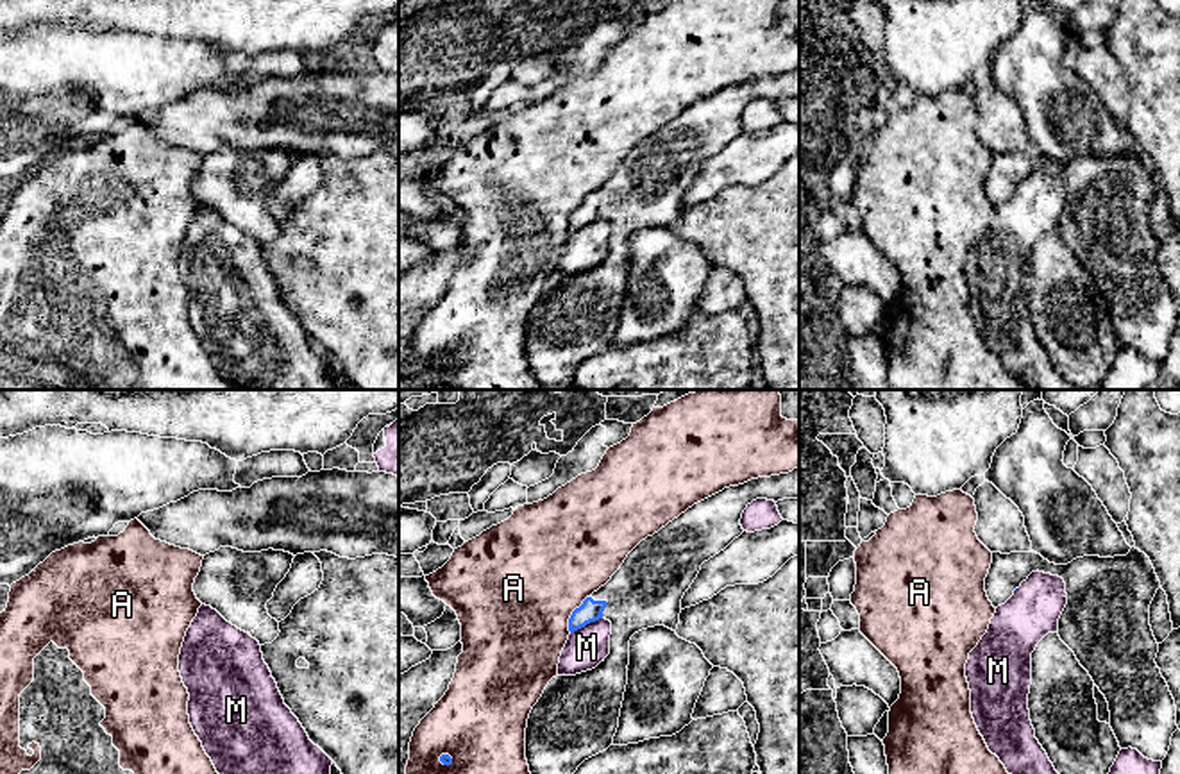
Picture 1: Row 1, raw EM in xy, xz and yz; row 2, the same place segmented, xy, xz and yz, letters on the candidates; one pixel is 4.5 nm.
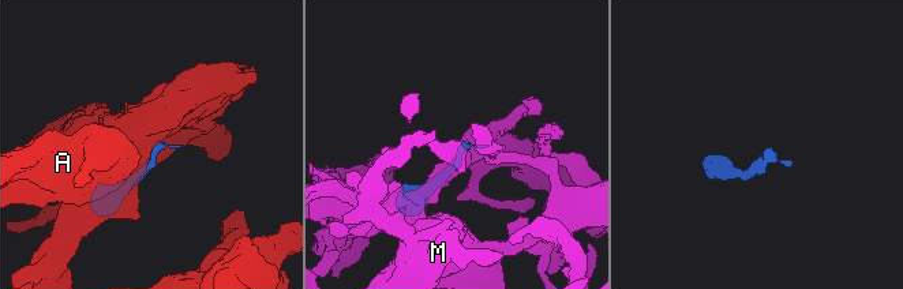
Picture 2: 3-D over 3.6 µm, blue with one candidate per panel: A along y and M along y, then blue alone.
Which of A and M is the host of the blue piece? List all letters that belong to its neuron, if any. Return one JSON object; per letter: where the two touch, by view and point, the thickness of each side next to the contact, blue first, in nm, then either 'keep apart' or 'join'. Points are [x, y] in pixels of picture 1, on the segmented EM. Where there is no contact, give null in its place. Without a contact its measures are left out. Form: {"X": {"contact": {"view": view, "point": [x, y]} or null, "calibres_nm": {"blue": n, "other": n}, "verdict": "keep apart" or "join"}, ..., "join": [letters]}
{"A": {"contact": {"view": "xz", "point": [573, 614]}, "calibres_nm": {"blue": 100, "other": 480}, "verdict": "keep apart"}, "M": {"contact": {"view": "xz", "point": [585, 624]}, "calibres_nm": {"blue": 100, "other": 180}, "verdict": "keep apart"}, "join": []}

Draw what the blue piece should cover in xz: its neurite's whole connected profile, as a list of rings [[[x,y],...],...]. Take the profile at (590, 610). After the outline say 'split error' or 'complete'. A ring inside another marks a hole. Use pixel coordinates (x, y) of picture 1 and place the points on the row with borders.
[[[799,467],[694,504],[642,540],[611,579],[572,611],[570,633],[599,618],[611,622],[610,654],[595,669],[556,676],[545,686],[526,728],[531,774],[574,774],[585,760],[613,745],[631,636],[654,626],[678,629],[681,599],[701,565],[744,533],[742,513],[756,499],[799,499]]]; split error

